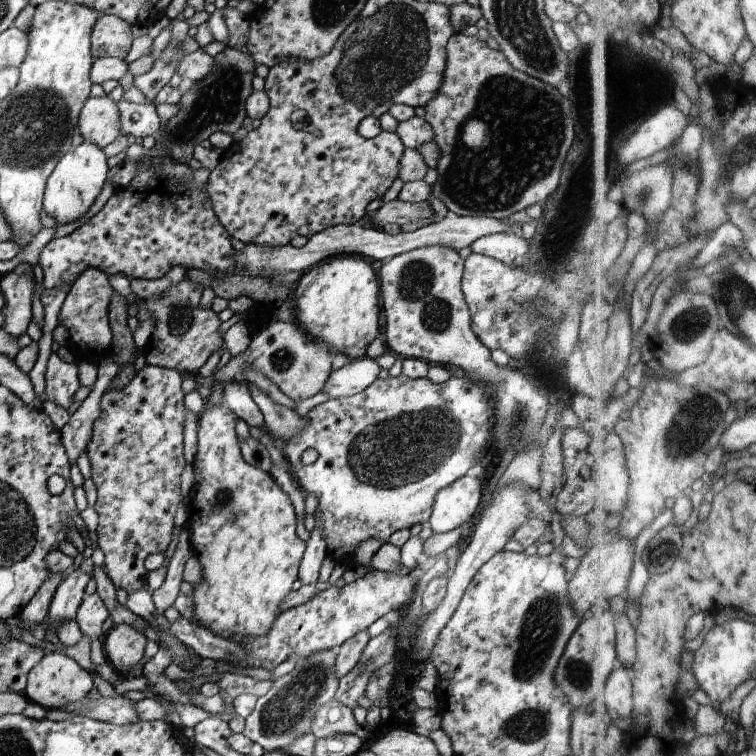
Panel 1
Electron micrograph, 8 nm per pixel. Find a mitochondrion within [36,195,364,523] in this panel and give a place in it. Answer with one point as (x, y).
(282, 360)

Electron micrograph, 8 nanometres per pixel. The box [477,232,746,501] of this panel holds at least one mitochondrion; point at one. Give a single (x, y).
(695, 422)

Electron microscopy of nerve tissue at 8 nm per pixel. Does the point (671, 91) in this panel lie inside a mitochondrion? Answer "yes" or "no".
no

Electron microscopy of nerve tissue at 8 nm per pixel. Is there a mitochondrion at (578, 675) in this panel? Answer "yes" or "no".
yes

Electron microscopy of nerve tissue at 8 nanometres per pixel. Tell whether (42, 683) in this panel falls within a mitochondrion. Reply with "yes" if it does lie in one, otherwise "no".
no

